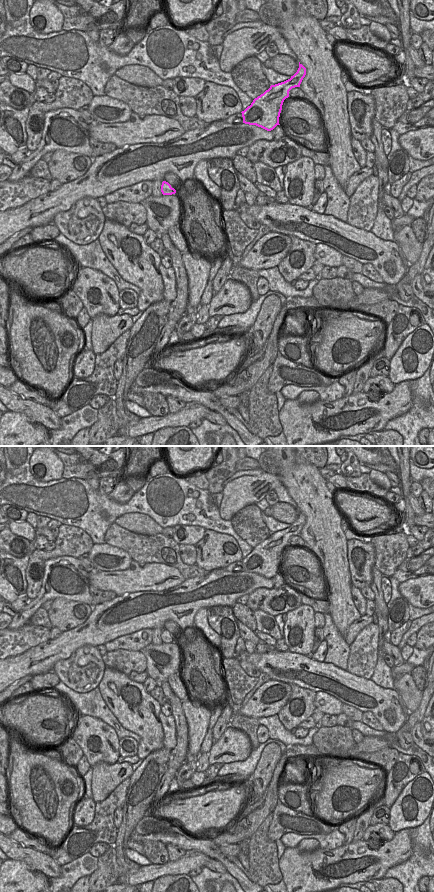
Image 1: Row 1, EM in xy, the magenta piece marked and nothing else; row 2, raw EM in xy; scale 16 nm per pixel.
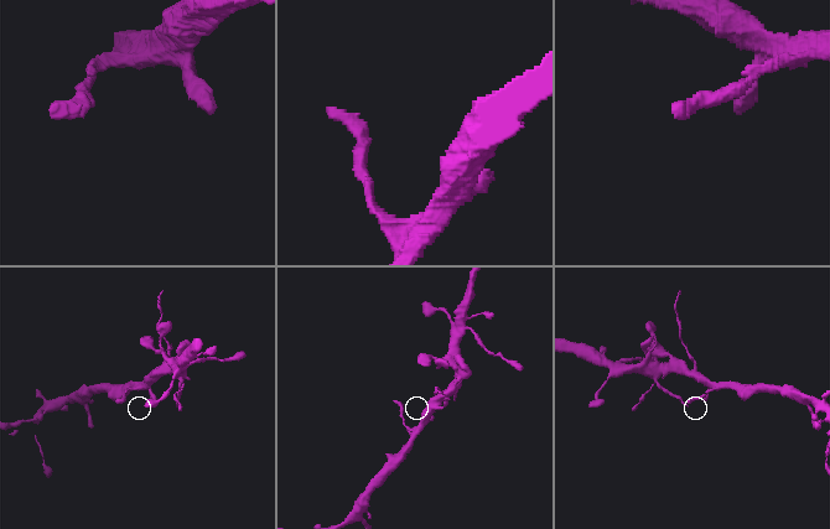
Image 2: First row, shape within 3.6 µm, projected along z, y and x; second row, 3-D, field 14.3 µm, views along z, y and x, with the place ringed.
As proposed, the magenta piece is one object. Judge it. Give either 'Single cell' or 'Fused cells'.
Fused cells

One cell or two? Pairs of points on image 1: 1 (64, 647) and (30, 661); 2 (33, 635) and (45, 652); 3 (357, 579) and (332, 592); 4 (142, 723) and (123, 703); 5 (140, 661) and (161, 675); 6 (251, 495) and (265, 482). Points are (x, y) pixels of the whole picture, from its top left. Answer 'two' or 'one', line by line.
1: one
2: two
3: two
4: one
5: two
6: one

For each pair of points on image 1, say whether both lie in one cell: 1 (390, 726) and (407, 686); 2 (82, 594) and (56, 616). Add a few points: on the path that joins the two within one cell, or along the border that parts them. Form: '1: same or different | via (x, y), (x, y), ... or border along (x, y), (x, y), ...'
1: different | border along (394, 688), (398, 695)
2: different | border along (53, 599), (66, 598), (78, 600), (90, 606)

